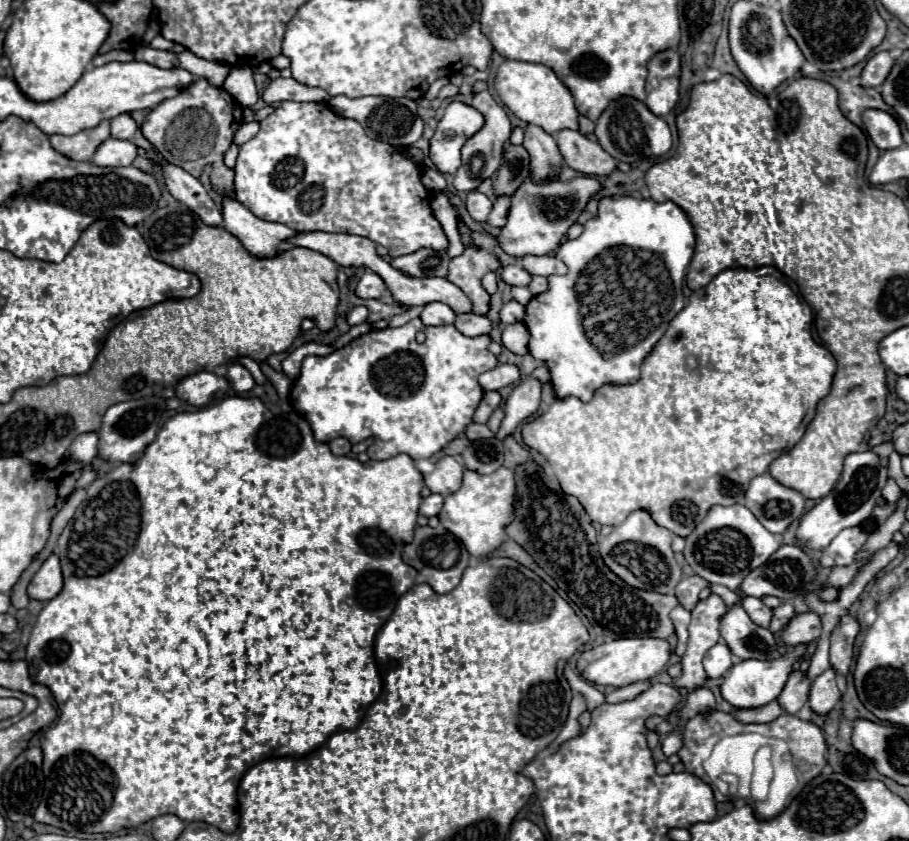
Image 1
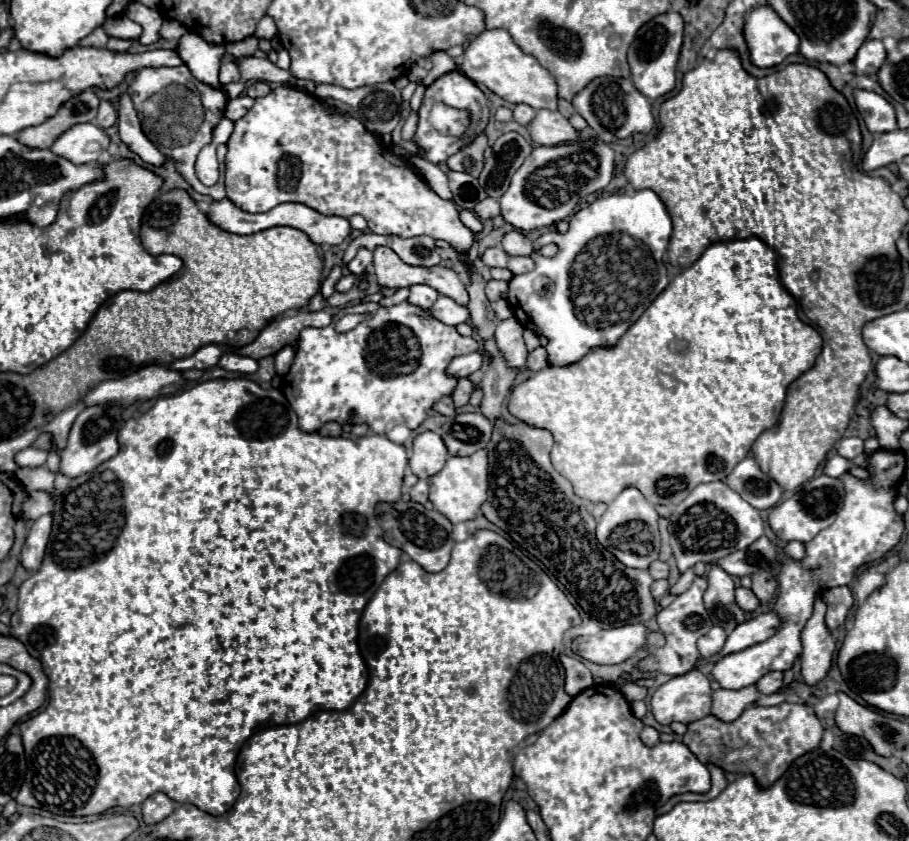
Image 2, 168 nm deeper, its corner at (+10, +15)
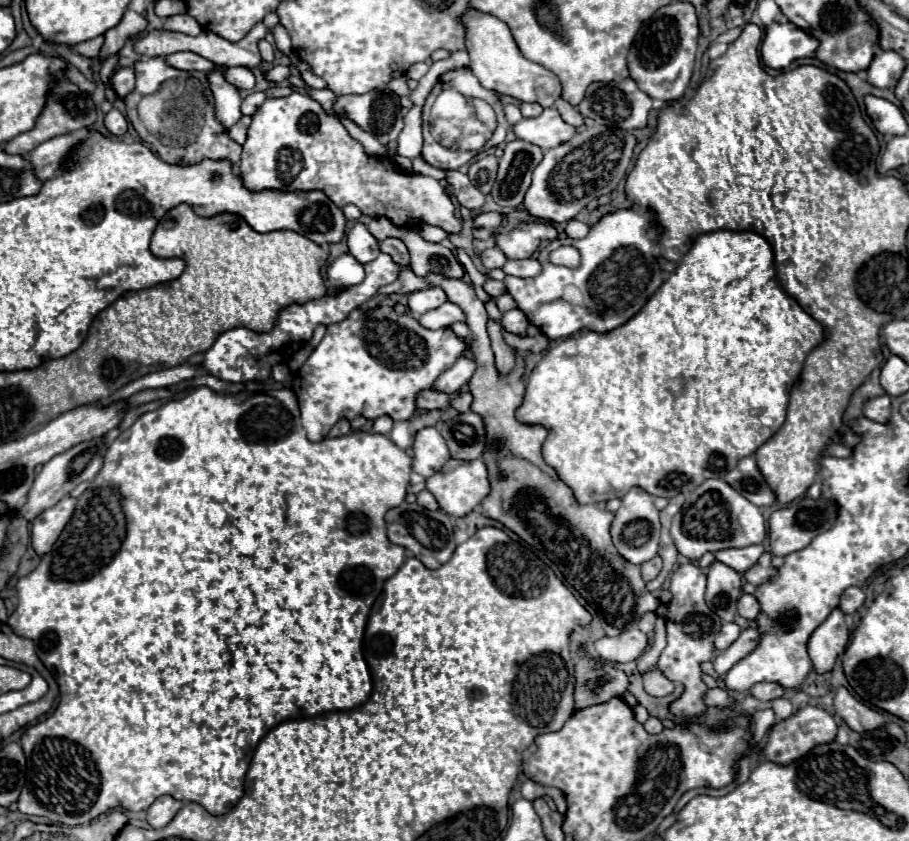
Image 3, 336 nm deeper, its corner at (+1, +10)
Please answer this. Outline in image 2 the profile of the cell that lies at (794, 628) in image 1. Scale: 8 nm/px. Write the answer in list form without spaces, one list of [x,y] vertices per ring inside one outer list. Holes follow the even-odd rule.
[[[765,612],[743,624],[737,624],[735,630],[727,636],[727,642],[719,654],[727,656],[733,652],[741,652],[757,642],[765,642],[767,638],[771,638],[775,634],[777,626],[779,626],[779,618],[775,612]]]

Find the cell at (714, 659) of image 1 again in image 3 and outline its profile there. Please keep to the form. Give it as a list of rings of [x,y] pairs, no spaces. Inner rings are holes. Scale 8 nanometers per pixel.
[[[726,623],[722,629],[720,629],[720,633],[718,633],[718,637],[716,637],[716,649],[718,651],[724,651],[724,649],[728,649],[734,641],[736,641],[736,637],[740,635],[740,627],[736,625],[736,623]]]

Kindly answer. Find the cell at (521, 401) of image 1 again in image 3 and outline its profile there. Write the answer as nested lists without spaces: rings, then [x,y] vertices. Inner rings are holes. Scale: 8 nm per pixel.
[[[512,309],[506,311],[502,317],[502,327],[508,333],[514,333],[518,337],[526,337],[526,329],[528,329],[528,319],[524,317],[524,313],[520,309]]]

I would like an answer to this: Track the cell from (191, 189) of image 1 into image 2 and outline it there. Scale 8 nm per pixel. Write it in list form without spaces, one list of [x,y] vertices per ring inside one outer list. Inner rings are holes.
[[[127,92],[119,94],[119,100],[117,100],[117,106],[119,106],[119,134],[121,134],[121,140],[135,152],[139,154],[145,162],[149,164],[163,164],[165,162],[165,156],[145,138],[145,134],[141,132],[141,126],[139,126],[139,118],[137,118],[137,112],[135,112],[135,106],[131,102],[131,96]]]

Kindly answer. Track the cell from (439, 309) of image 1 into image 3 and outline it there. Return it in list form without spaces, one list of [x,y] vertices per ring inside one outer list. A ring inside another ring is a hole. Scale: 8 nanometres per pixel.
[[[424,289],[424,291],[416,291],[416,293],[410,293],[410,301],[408,301],[408,307],[414,315],[422,315],[422,313],[428,313],[428,311],[434,311],[436,307],[440,307],[442,303],[446,301],[446,295],[442,289]]]

